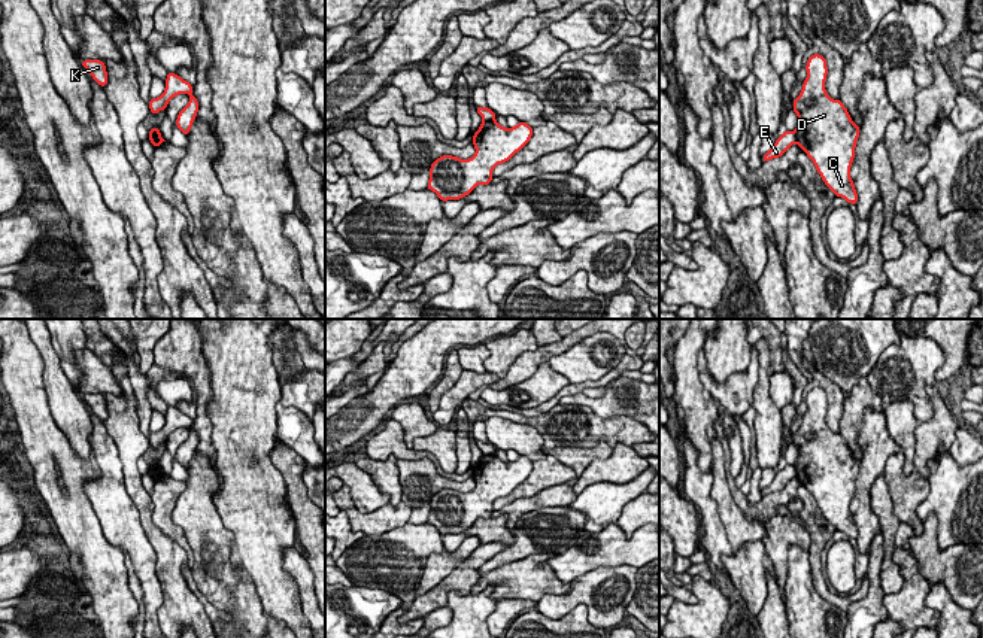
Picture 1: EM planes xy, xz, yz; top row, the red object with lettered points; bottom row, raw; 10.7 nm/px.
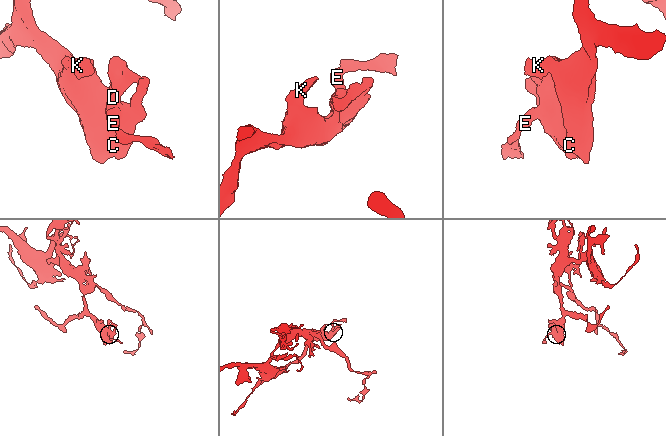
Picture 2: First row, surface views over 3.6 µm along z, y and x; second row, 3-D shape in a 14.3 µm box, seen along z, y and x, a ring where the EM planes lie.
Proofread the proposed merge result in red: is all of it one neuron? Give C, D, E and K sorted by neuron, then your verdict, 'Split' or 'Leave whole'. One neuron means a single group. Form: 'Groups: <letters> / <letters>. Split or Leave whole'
Groups: C D K / E. Split

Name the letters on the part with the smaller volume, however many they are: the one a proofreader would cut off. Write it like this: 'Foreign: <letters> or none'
Foreign: E

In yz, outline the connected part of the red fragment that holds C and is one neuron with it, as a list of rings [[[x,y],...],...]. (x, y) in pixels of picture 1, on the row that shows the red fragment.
[[[813,54],[807,60],[807,79],[792,110],[798,115],[797,143],[816,165],[825,185],[850,204],[858,204],[858,194],[850,177],[855,148],[861,125],[855,125],[841,100],[834,100],[825,89],[826,60]]]

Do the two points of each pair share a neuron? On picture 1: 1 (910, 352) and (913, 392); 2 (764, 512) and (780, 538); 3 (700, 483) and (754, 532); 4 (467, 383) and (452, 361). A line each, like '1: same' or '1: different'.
1: same
2: different
3: different
4: different

